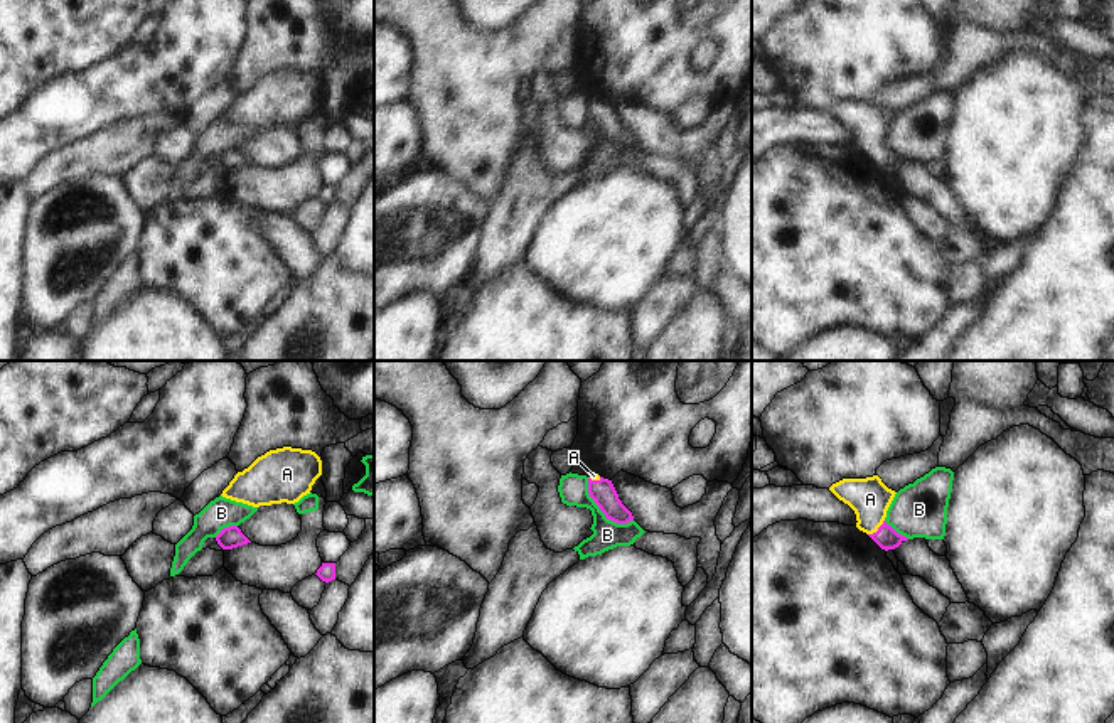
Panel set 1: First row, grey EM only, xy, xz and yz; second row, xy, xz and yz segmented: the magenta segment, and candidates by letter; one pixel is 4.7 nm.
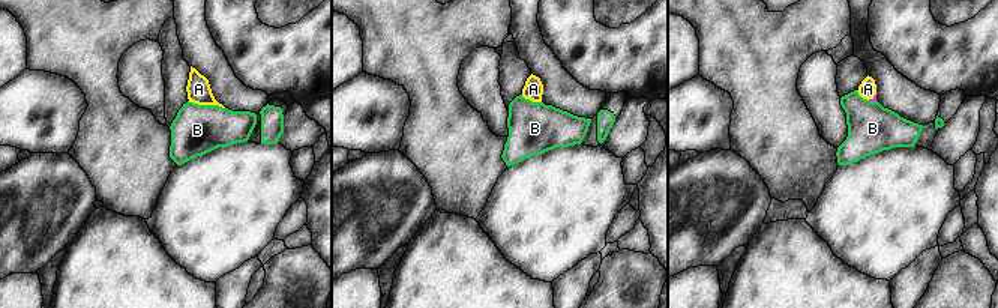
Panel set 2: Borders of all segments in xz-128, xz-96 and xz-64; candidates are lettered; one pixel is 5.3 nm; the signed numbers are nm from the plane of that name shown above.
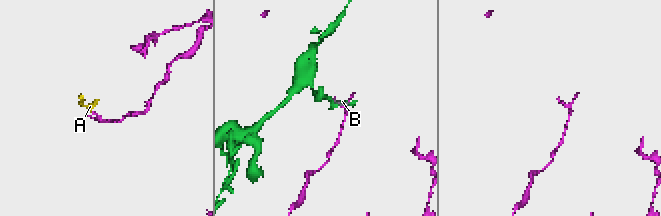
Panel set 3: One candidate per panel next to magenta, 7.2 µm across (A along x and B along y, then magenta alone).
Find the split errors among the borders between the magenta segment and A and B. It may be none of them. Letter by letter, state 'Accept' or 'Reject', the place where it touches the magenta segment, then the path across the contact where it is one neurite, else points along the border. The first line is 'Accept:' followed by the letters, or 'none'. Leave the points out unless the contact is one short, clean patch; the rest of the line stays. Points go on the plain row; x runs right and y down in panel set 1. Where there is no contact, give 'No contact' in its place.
Accept: A
A: Accept. Touches magenta at yz (878, 152). Path across: yz (887, 160), (878, 152), (870, 140), (870, 122)
B: Reject. Touches magenta at xz (600, 132). Boundary: xz (587, 100), (587, 115), (607, 140), (617, 145), (632, 144).

